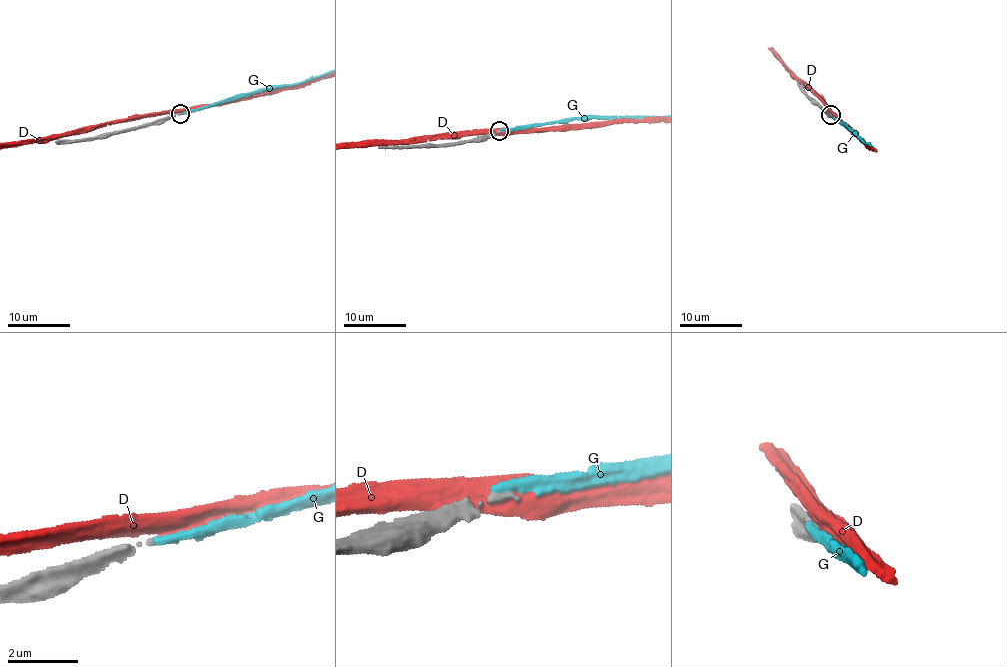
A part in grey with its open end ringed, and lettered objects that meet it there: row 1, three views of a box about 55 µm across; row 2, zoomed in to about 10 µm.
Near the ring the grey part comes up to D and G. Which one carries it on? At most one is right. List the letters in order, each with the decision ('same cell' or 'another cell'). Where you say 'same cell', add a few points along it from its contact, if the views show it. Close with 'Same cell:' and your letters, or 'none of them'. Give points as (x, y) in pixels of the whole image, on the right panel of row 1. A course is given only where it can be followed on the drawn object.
D: another cell
G: same cell
Same cell: G

